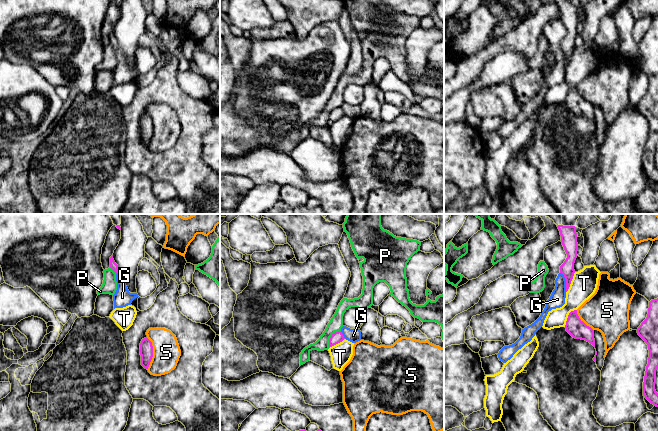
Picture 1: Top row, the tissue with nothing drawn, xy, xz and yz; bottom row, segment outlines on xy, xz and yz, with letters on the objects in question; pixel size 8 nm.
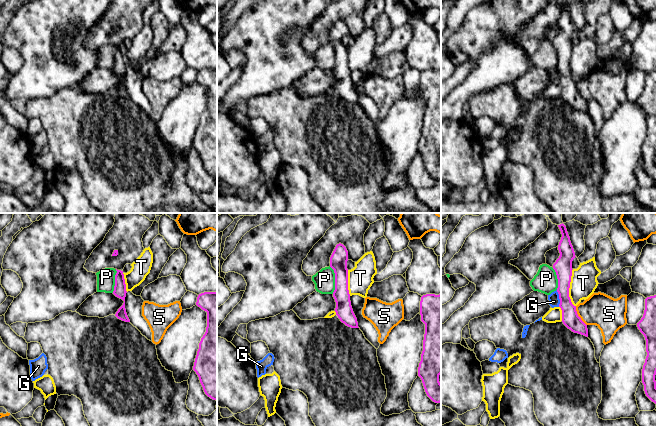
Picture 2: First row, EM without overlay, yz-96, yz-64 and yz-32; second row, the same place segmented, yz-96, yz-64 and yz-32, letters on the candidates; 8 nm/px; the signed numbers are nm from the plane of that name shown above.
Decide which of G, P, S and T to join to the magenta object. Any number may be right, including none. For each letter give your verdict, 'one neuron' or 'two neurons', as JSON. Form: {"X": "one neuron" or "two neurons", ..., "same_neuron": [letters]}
{"G": "two neurons", "P": "two neurons", "S": "two neurons", "T": "two neurons", "same_neuron": []}

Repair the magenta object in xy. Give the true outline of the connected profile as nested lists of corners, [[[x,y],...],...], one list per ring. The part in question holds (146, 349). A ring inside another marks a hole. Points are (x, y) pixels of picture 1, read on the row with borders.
[[[146,337],[140,343],[141,365],[148,369],[153,357],[152,342]]]

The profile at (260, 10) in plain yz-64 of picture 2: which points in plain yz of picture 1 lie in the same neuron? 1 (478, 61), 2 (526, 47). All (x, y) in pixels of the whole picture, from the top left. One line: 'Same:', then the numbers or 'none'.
Same: none

